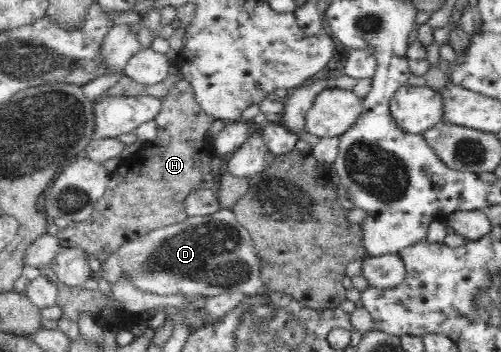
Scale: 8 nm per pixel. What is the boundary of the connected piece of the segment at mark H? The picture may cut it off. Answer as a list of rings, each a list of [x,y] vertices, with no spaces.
[[[183,76],[167,90],[161,101],[160,112],[154,117],[157,124],[156,136],[144,142],[140,150],[124,159],[117,170],[110,172],[106,192],[94,204],[92,215],[87,221],[70,222],[69,226],[60,229],[57,237],[61,248],[78,247],[102,262],[122,244],[136,240],[136,237],[144,236],[153,229],[186,220],[188,214],[185,212],[185,199],[193,191],[215,189],[216,174],[211,171],[210,165],[215,147],[206,136],[215,118],[202,110],[196,102],[193,86]]]

